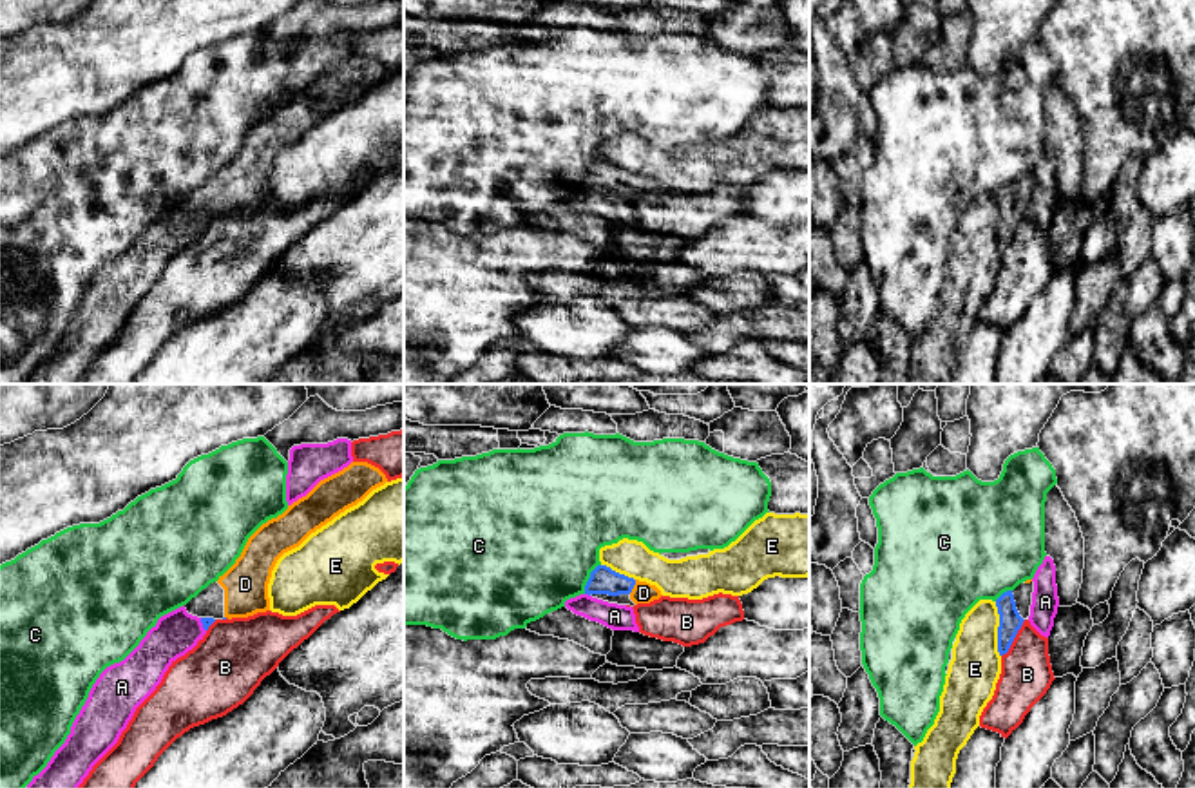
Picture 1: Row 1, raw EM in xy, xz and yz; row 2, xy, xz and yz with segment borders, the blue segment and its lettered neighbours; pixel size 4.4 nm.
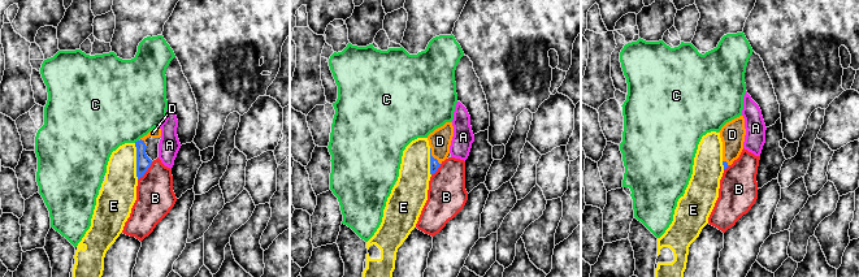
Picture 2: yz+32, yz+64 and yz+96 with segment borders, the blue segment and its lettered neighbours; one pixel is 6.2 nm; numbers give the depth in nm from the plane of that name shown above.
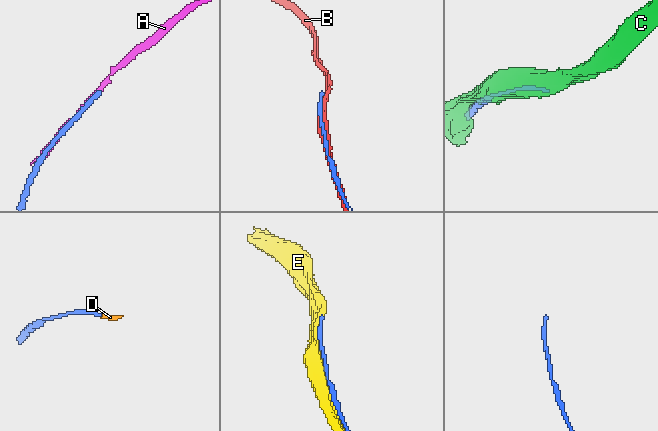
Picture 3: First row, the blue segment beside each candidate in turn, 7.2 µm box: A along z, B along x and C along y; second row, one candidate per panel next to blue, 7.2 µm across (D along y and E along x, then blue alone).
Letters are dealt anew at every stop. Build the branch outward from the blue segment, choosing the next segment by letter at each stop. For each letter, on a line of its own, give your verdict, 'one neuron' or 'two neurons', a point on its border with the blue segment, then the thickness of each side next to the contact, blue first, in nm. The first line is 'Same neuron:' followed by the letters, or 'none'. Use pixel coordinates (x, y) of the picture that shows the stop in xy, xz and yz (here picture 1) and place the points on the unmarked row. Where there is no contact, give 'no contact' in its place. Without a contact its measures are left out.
Same neuron: D
A: two neurons | xz (587, 187) | 120/120 nm
B: two neurons | yz (1014, 230) | 100/220 nm
C: two neurons | xz (589, 172) | 120/480 nm
D: one neuron | xz (632, 182) | 120/100 nm
E: two neurons | yz (998, 223) | 100/220 nm

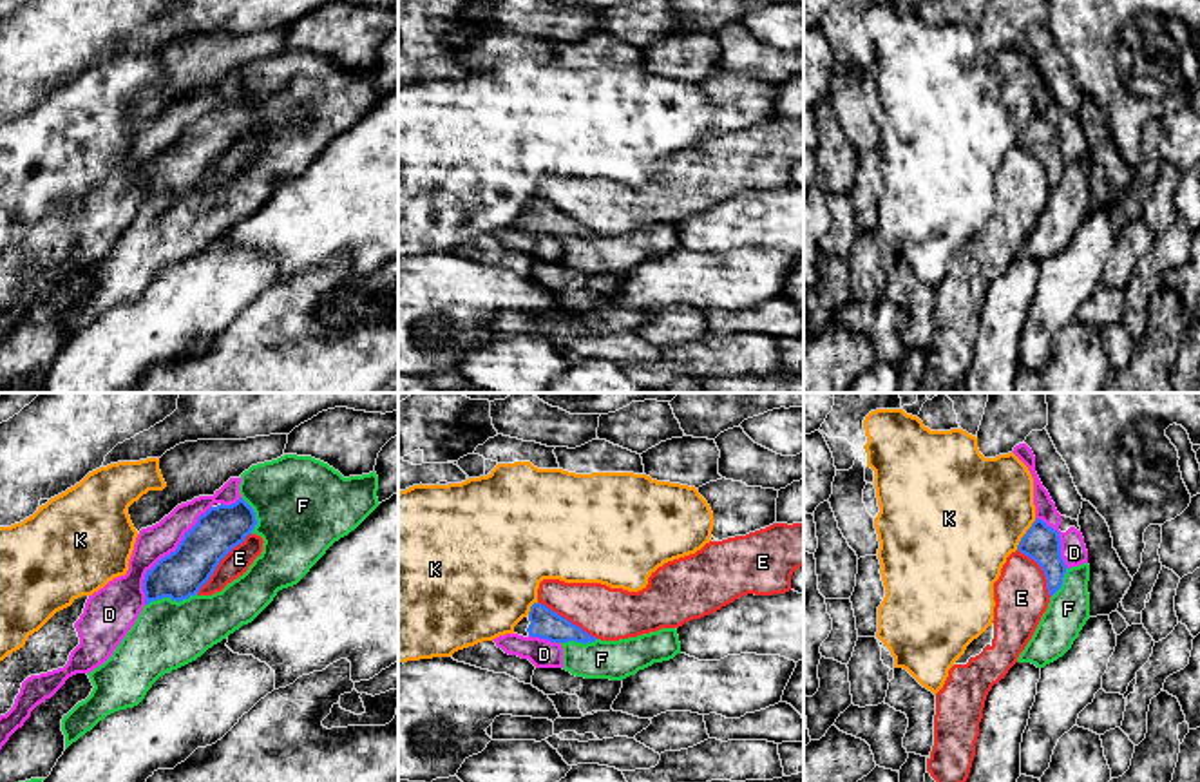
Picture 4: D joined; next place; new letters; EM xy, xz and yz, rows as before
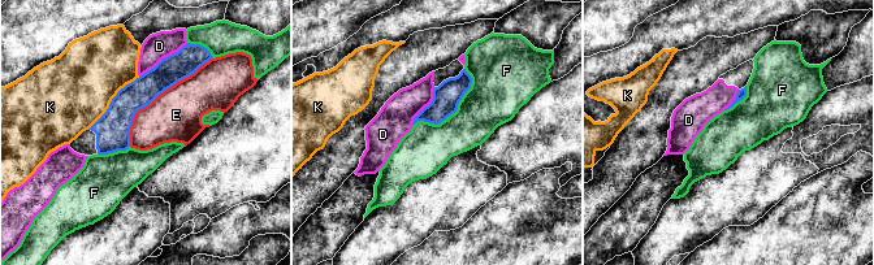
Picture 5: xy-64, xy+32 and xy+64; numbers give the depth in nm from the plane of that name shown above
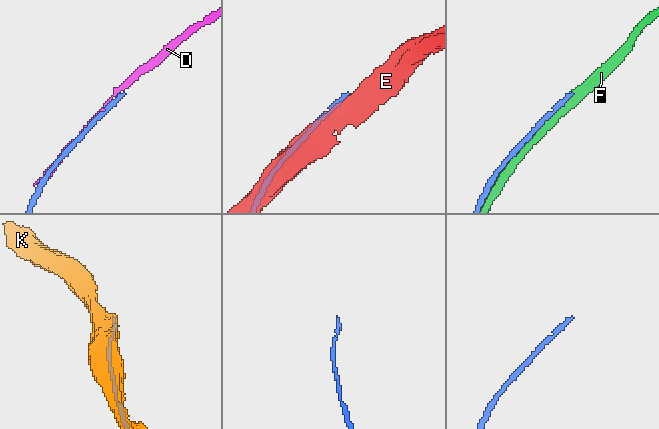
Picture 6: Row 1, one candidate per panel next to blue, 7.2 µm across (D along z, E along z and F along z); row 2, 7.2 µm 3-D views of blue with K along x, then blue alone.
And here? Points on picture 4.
Same neuron: none
D: two neurons | xy (169, 149) | 200/150 nm
E: two neurons | xy (219, 154) | 200/110 nm
F: two neurons | xy (171, 192) | 200/300 nm
K: two neurons | yz (1025, 129) | 160/480 nm

